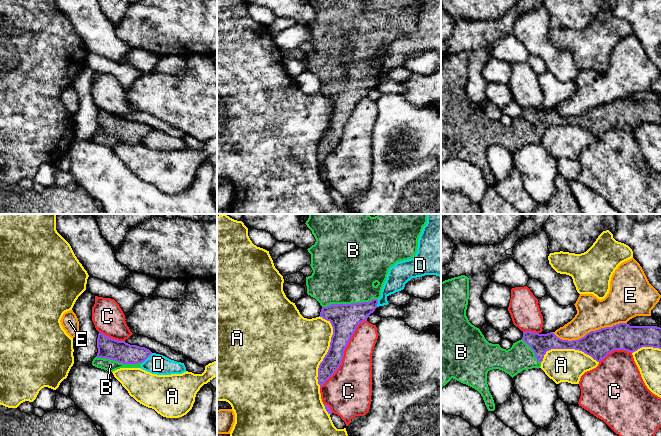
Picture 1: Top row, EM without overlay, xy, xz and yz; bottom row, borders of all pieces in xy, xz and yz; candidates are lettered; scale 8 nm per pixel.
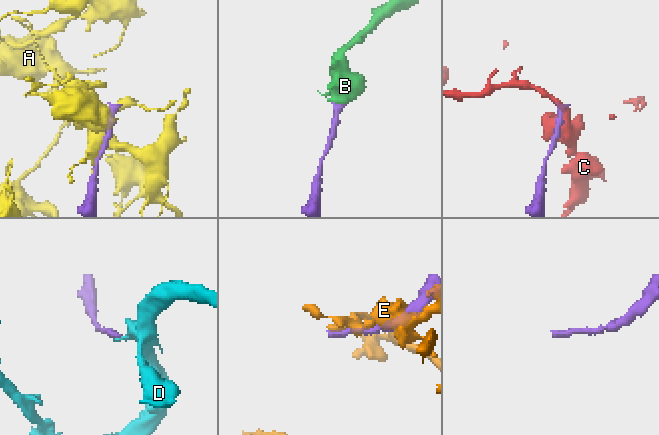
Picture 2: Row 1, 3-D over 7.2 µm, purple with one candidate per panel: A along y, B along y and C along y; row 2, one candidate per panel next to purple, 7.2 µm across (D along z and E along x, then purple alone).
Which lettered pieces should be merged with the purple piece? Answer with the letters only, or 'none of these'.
B

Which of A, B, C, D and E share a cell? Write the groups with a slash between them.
A / B / C / D / E

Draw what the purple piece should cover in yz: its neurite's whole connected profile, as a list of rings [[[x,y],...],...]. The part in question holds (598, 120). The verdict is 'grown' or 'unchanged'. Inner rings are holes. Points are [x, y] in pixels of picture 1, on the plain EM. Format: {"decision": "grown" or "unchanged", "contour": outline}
{"decision": "grown", "contour": [[[465,51],[441,58],[441,164],[452,154],[477,166],[488,187],[495,186],[495,179],[487,160],[487,149],[499,145],[512,154],[523,146],[540,144],[544,131],[551,125],[575,125],[591,132],[597,138],[614,126],[635,128],[642,123],[661,125],[661,104],[657,102],[630,102],[619,99],[587,109],[578,116],[562,116],[553,108],[539,110],[523,108],[521,116],[513,119],[508,126],[499,120],[489,119],[479,104],[472,101],[466,86],[469,75],[469,54]]]}

